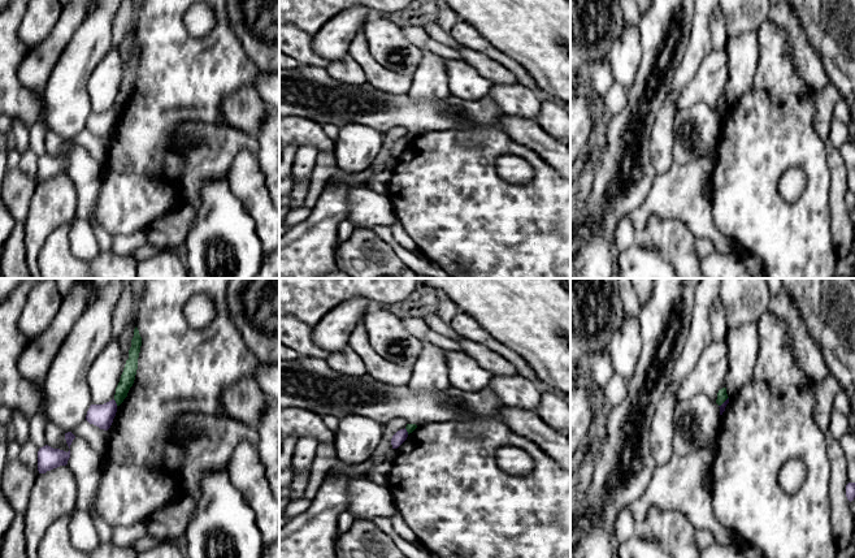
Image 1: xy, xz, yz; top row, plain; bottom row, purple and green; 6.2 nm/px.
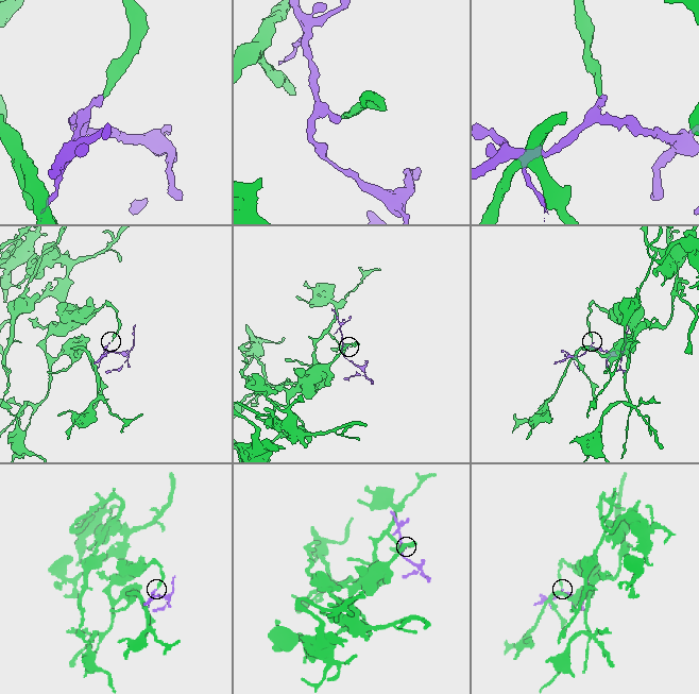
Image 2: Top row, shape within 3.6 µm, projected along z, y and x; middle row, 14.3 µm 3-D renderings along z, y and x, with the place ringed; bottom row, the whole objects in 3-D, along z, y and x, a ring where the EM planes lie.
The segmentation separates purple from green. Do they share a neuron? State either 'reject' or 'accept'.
reject

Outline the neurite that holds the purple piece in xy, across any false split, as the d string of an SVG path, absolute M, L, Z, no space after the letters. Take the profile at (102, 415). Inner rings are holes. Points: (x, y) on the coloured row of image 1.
M114 399L104 405L91 405L87 411L86 420L100 429L108 431L113 423L116 412L117 403Z

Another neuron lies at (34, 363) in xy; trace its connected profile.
M77 278L71 291L62 298L60 312L56 315L51 328L36 339L32 339L19 355L18 371L30 380L39 390L42 402L39 410L45 419L47 445L53 449L69 451L65 433L48 420L45 414L45 390L44 384L53 359L56 358L61 343L70 333L73 325L86 310L87 299L95 286L88 278Z

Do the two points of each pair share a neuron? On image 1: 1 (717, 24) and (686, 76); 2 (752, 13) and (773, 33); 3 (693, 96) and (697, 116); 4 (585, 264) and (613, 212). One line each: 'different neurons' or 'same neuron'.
1: different neurons
2: different neurons
3: different neurons
4: same neuron

